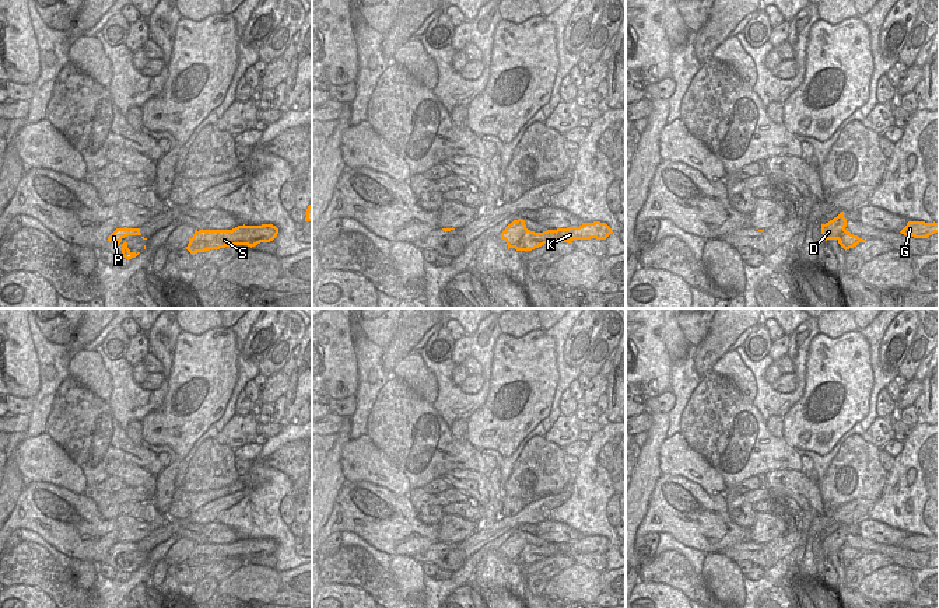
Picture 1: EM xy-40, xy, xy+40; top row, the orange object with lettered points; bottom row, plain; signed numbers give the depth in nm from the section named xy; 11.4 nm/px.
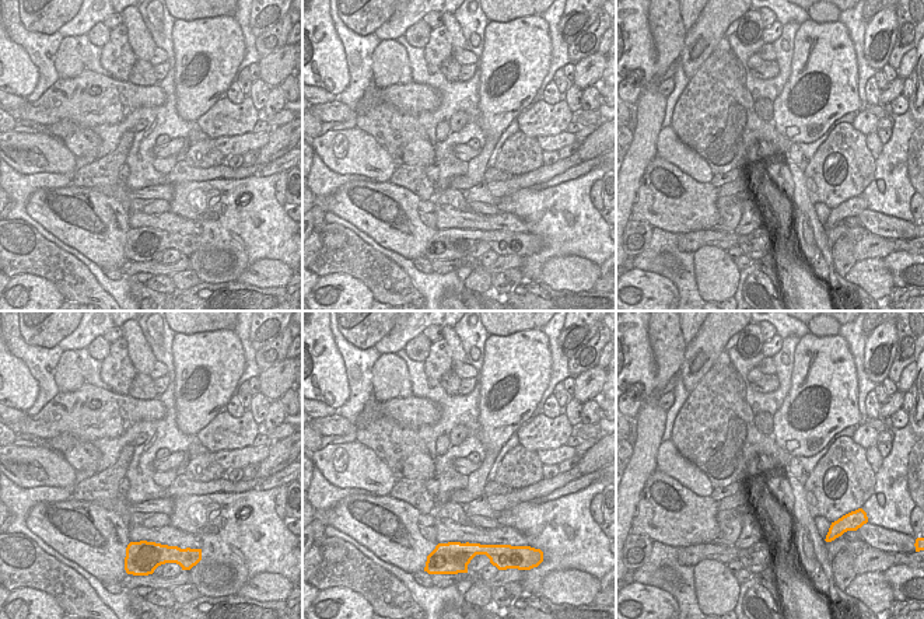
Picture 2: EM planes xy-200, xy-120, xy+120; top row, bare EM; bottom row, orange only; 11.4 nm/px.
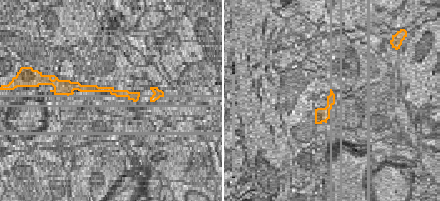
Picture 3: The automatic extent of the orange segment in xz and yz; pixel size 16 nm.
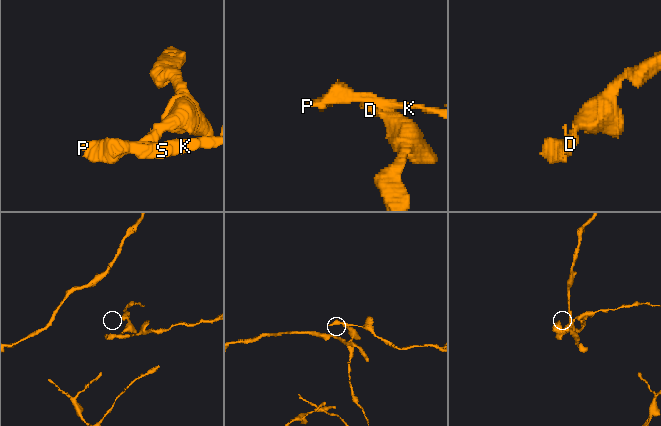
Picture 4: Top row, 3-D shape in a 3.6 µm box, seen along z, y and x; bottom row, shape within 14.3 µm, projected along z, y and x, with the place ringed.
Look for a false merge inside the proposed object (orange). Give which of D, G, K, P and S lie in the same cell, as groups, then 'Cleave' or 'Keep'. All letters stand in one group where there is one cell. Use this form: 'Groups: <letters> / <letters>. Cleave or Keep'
Groups: D / G K P S. Cleave.

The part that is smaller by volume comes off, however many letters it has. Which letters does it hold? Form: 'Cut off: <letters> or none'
Cut off: D.

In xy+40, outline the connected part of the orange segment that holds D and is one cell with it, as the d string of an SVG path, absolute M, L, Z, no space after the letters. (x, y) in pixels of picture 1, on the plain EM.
M841 525L837 531L830 534L826 538L821 538L821 548L824 553L838 553L838 551L845 545L847 532L844 531L844 525Z

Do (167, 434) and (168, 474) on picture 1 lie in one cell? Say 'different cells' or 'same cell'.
same cell

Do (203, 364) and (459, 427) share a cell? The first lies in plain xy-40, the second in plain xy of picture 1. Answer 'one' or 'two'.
two

